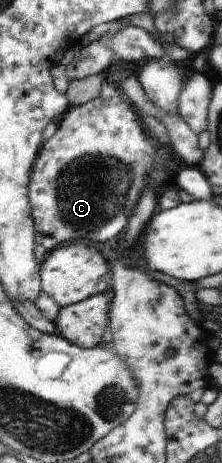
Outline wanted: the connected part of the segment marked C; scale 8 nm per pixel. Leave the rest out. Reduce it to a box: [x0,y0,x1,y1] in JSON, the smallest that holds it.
[29,95,177,243]

